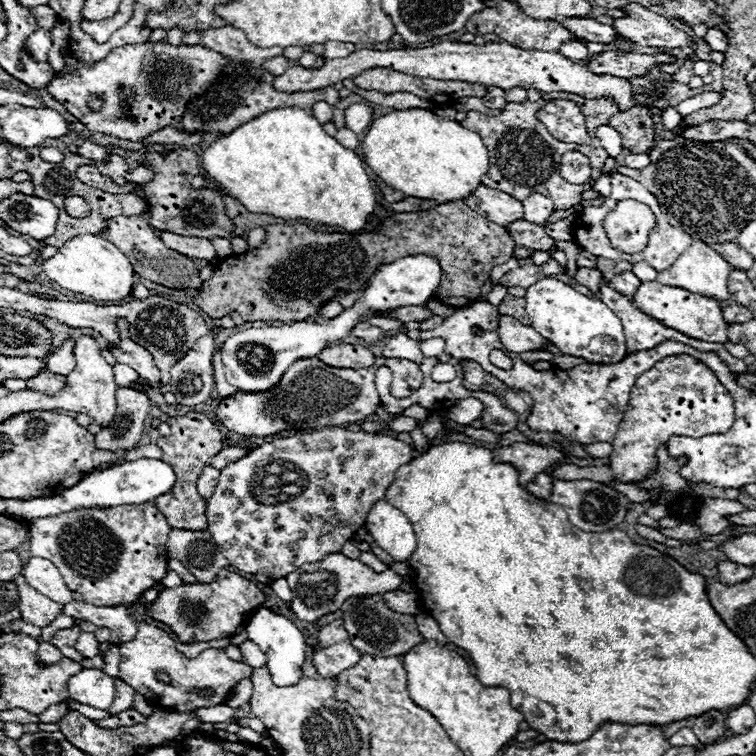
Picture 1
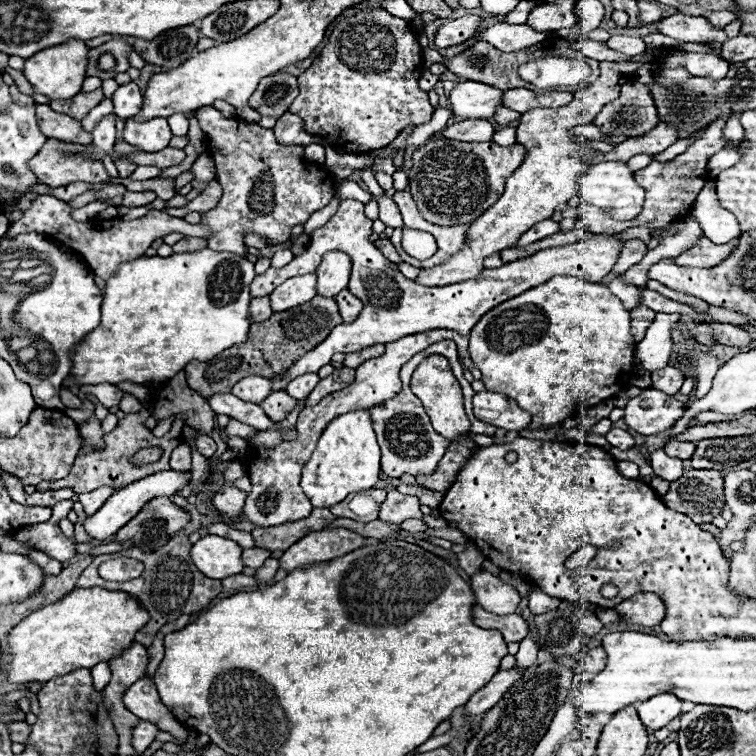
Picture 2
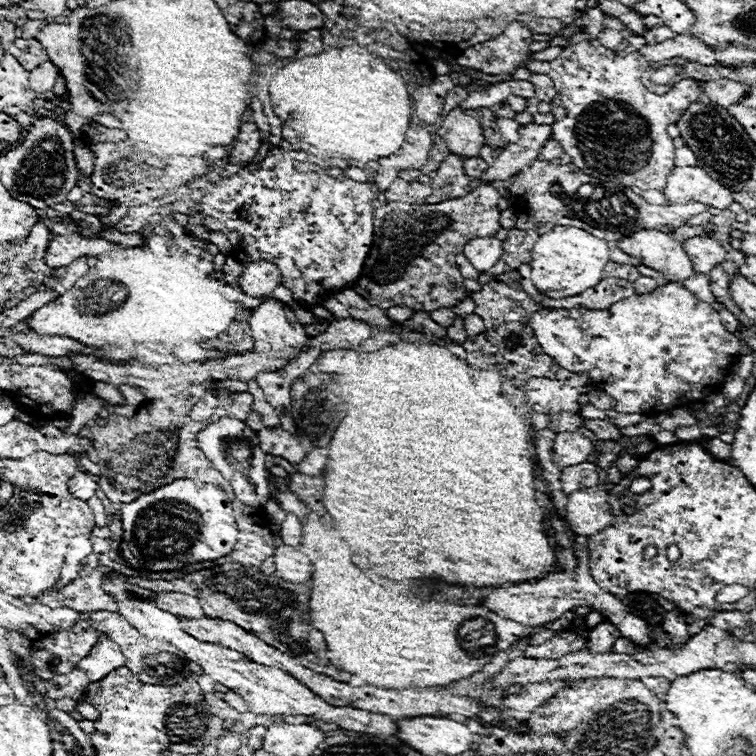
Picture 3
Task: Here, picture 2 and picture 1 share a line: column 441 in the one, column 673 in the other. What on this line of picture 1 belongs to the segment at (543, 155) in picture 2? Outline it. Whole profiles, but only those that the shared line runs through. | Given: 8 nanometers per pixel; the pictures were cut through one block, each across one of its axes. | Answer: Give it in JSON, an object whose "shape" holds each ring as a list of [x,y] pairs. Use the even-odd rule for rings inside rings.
{"shape":[[[694,240],[684,254],[680,254],[680,258],[676,260],[676,264],[672,264],[672,268],[664,270],[664,272],[658,272],[656,276],[656,282],[660,284],[668,284],[668,286],[680,286],[688,292],[698,292],[700,296],[708,296],[708,298],[714,298],[718,302],[726,302],[730,300],[730,294],[728,294],[728,274],[732,272],[734,268],[716,252],[712,250],[708,244],[700,242],[700,240]]]}

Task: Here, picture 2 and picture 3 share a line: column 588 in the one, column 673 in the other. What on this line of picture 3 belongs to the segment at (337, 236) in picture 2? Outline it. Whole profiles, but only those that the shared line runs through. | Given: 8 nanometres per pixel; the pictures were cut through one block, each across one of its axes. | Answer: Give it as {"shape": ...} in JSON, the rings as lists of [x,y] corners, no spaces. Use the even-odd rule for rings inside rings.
{"shape":[[[638,230],[628,238],[622,238],[618,246],[634,256],[644,260],[644,264],[658,270],[666,280],[686,280],[694,274],[692,262],[682,246],[666,232],[660,230]]]}

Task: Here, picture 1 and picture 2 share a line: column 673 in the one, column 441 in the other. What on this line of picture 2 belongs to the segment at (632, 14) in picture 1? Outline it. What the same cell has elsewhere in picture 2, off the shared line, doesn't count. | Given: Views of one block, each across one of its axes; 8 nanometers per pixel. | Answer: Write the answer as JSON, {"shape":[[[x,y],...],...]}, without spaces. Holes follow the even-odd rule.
{"shape":[[[464,14],[460,18],[448,20],[438,28],[438,32],[434,36],[434,44],[438,48],[448,48],[448,46],[462,44],[476,34],[480,22],[482,22],[482,18],[476,16],[476,14]]]}

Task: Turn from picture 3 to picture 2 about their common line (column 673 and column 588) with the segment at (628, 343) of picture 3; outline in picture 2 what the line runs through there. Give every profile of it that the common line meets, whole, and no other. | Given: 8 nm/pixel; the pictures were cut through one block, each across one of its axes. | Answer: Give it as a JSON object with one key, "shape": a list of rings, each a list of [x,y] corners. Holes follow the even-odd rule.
{"shape":[[[554,276],[546,284],[530,288],[528,292],[522,292],[522,294],[498,304],[490,312],[486,312],[480,318],[480,322],[470,332],[468,354],[470,354],[472,362],[478,366],[478,370],[482,372],[482,382],[486,384],[486,390],[500,392],[500,394],[506,394],[506,396],[514,398],[526,412],[532,414],[532,426],[528,426],[528,430],[536,430],[538,426],[562,424],[572,414],[580,414],[582,410],[588,410],[588,408],[600,404],[602,400],[606,400],[610,396],[616,396],[622,390],[624,380],[628,376],[632,376],[632,370],[634,370],[634,348],[636,348],[636,342],[634,342],[632,334],[630,334],[630,312],[624,308],[624,304],[606,286],[592,284],[592,282],[586,282],[586,280],[580,280],[580,278],[572,278],[572,276]]]}

